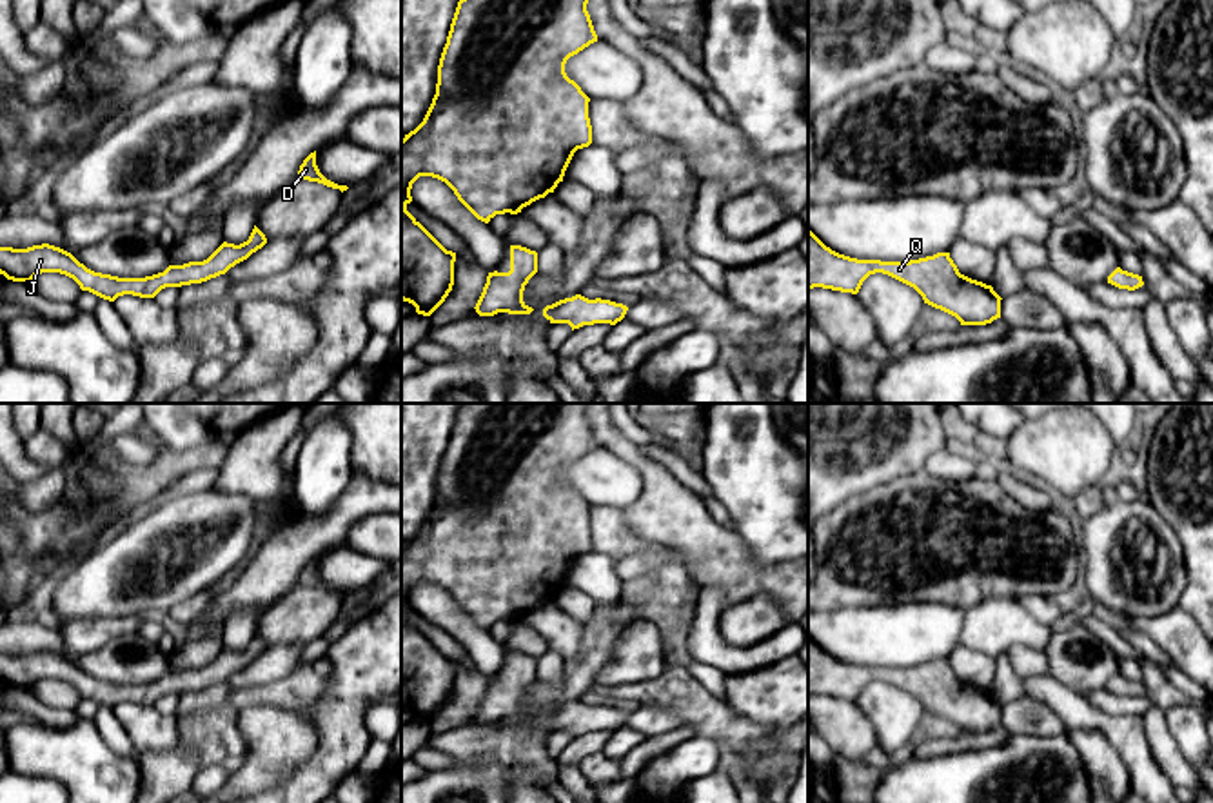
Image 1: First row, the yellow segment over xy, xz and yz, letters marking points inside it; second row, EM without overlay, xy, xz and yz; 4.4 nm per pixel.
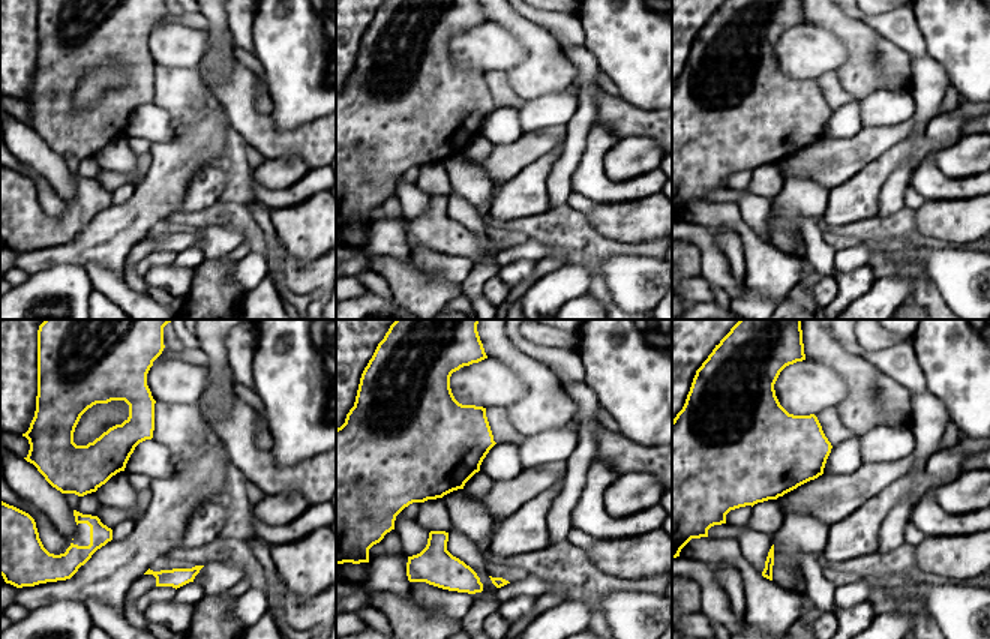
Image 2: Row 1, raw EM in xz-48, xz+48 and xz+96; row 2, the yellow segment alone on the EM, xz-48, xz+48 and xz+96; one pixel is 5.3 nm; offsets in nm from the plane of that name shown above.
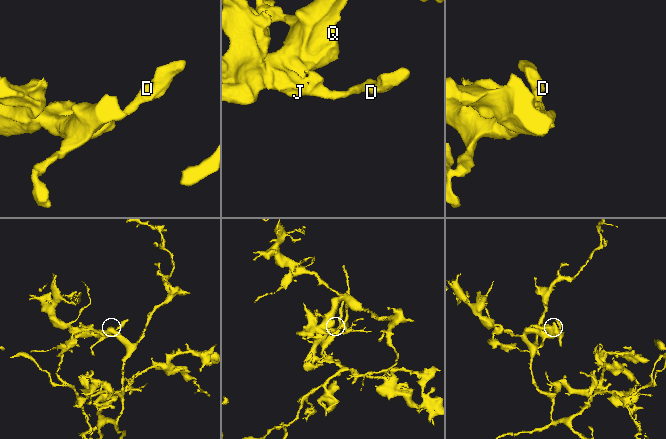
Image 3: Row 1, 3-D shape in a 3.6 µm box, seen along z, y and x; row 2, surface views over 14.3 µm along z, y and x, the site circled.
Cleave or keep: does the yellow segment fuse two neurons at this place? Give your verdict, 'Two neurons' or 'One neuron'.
One neuron

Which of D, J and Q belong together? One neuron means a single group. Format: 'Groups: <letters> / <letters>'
Groups: D J Q

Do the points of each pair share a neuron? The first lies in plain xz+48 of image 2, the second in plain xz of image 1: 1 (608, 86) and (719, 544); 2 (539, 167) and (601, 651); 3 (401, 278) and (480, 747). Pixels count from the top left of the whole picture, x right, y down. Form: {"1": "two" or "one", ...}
{"1": "two", "2": "two", "3": "one"}

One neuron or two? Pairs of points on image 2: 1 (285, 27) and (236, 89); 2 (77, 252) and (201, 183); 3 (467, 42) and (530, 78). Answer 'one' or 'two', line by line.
1: two
2: two
3: two

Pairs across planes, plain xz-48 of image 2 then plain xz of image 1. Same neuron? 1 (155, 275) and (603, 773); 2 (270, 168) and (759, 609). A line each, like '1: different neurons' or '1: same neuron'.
1: same neuron
2: same neuron

